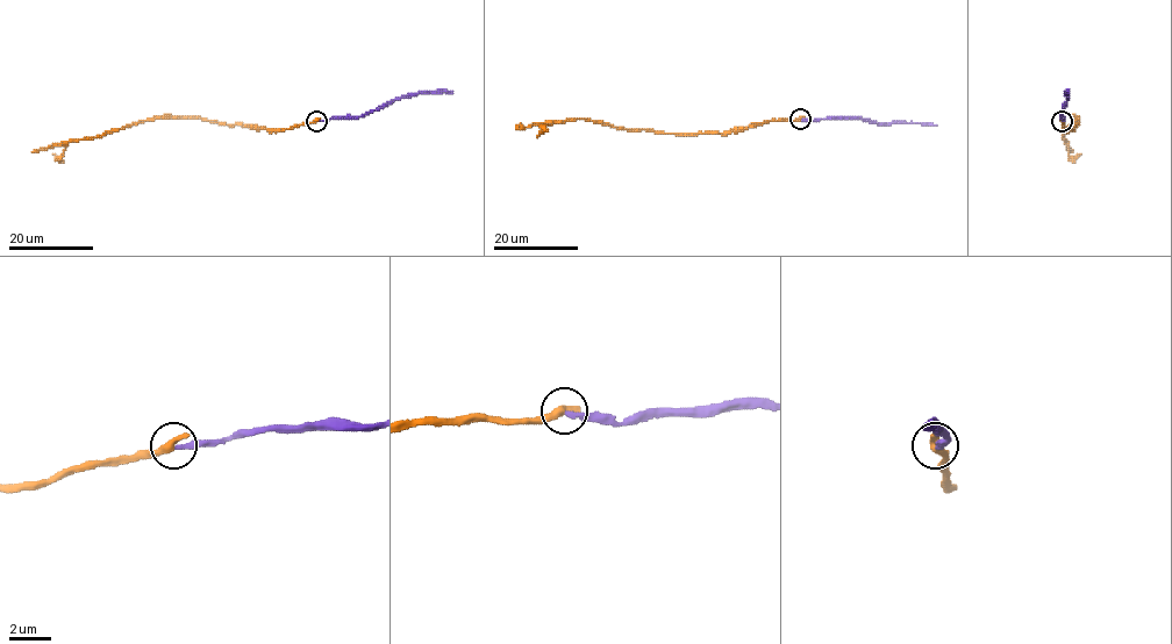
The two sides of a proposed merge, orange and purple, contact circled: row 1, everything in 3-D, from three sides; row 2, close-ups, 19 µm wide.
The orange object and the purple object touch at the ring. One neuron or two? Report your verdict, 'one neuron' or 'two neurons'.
two neurons

